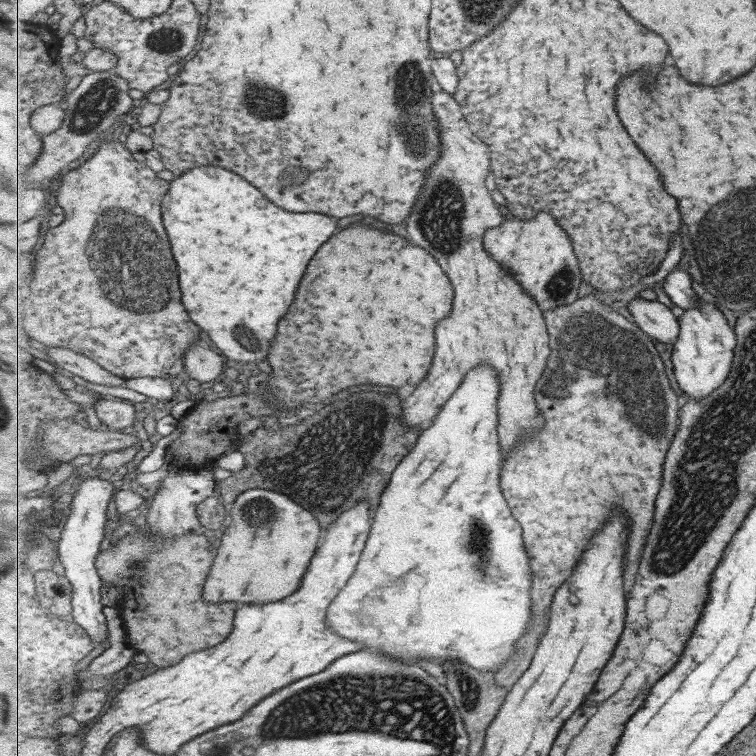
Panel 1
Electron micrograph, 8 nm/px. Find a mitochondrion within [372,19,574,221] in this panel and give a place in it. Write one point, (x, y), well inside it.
(410, 84)

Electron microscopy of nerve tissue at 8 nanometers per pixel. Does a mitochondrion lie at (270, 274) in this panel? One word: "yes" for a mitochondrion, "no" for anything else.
no

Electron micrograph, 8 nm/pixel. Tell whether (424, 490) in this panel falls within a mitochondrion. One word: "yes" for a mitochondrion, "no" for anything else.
no

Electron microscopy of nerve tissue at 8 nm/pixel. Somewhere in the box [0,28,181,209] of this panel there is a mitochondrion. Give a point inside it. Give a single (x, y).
(97, 105)

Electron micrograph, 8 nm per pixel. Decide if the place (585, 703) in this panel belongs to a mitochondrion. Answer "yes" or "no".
no

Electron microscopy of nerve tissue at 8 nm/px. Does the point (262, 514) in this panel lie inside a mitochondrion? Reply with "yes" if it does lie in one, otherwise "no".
yes

